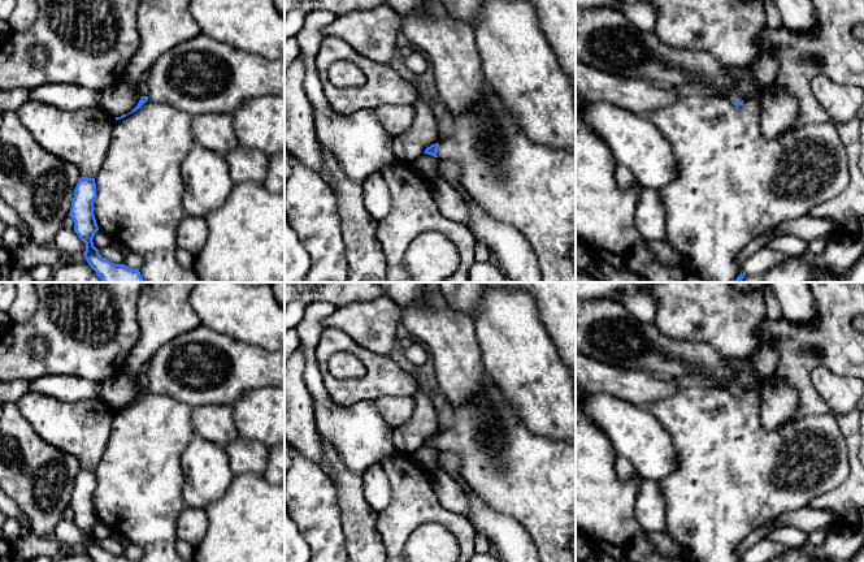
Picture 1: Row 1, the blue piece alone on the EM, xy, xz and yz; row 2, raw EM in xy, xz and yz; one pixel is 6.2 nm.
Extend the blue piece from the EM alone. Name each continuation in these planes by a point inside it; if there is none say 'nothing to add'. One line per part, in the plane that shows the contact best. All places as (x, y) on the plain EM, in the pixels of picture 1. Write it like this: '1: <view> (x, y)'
1: xz (530, 478)

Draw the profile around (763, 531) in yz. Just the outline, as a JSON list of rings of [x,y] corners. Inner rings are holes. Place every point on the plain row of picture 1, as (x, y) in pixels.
[[[768,522],[767,524],[756,528],[750,535],[747,544],[755,544],[755,542],[760,541],[761,539],[768,537],[768,535],[774,529],[776,529],[776,527],[770,522]]]

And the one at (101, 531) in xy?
[[[99,520],[99,522],[95,524],[94,531],[92,531],[94,537],[95,537],[97,541],[101,541],[101,540],[107,539],[107,537],[110,535],[110,532],[112,532],[112,531],[109,529],[109,527],[108,527],[105,523],[103,523],[101,520]]]

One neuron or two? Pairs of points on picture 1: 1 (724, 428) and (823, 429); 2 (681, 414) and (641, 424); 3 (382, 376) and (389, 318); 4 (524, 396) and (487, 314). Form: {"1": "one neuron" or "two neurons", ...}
{"1": "one neuron", "2": "two neurons", "3": "two neurons", "4": "one neuron"}

